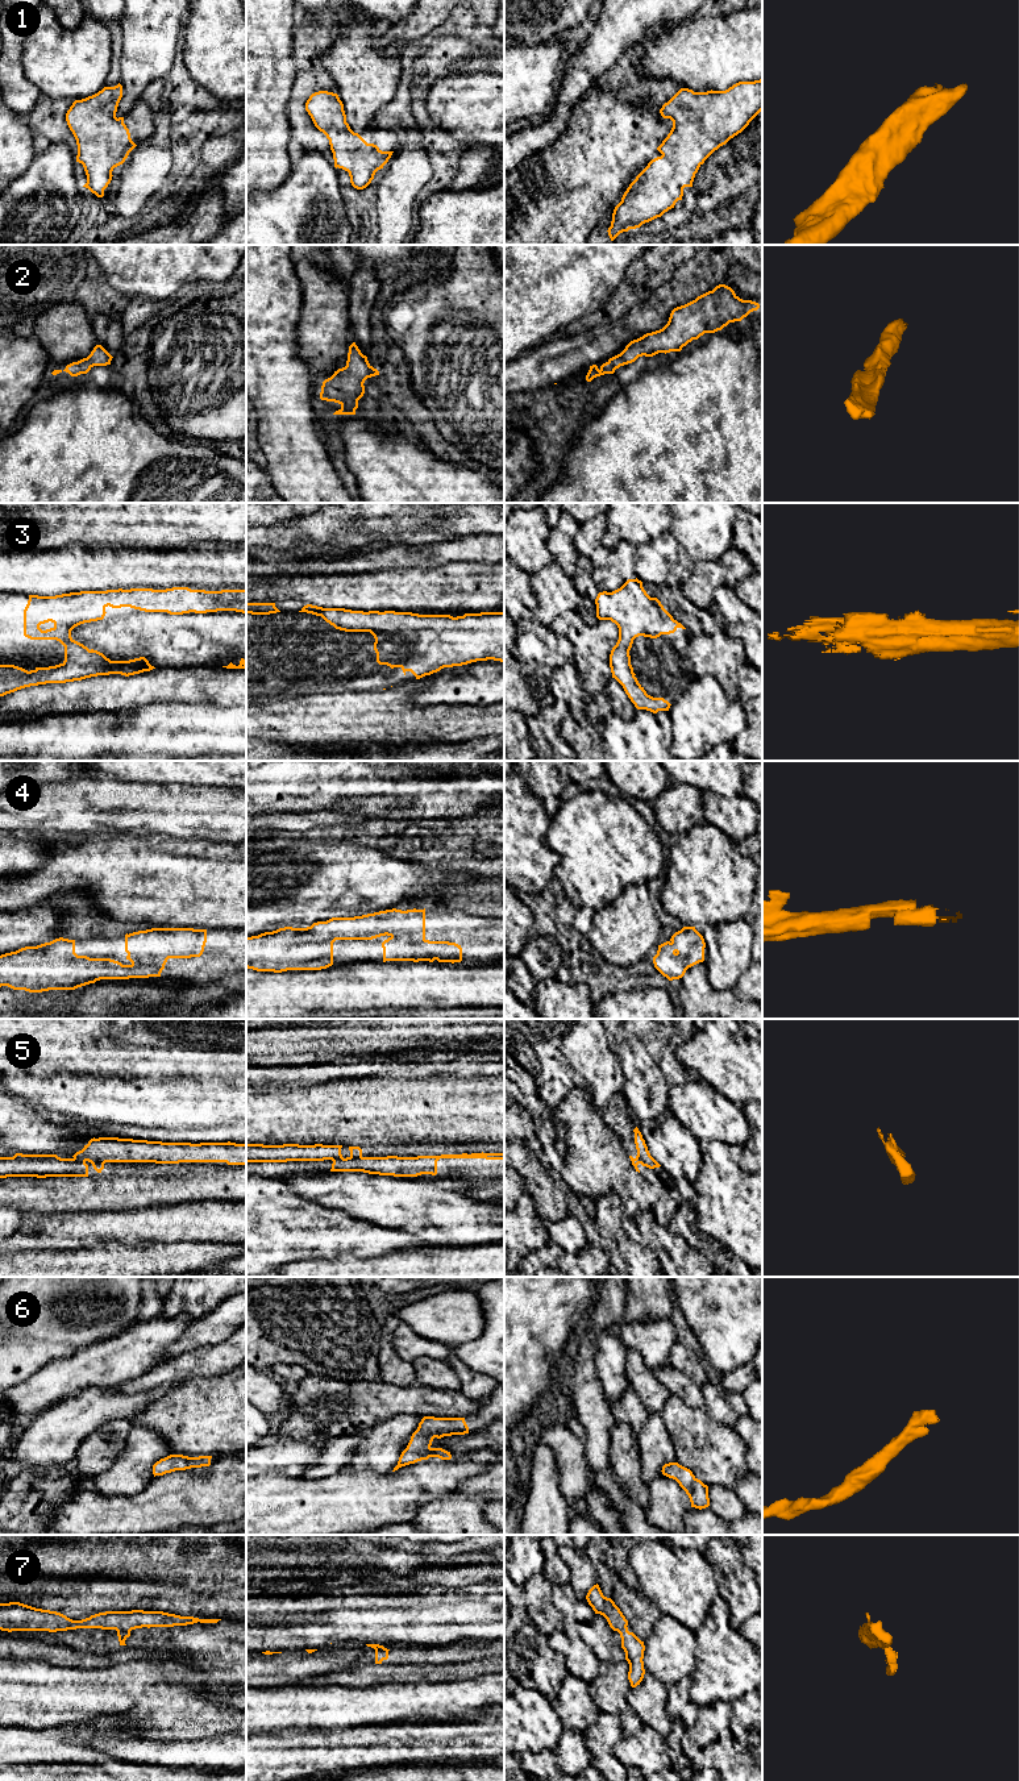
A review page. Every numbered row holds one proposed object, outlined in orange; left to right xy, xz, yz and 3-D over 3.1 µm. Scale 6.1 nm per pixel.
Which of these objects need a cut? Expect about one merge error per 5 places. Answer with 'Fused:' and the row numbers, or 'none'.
Fused: 7

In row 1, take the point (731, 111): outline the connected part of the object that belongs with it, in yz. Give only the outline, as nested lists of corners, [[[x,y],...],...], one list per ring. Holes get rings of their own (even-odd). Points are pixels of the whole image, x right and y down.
[[[762,78],[739,82],[725,91],[694,92],[681,88],[660,113],[673,121],[673,128],[657,150],[662,154],[652,159],[624,192],[612,213],[608,236],[614,241],[620,233],[640,228],[661,217],[682,200],[683,188],[692,187],[695,174],[704,161],[731,138],[741,133],[762,111]]]

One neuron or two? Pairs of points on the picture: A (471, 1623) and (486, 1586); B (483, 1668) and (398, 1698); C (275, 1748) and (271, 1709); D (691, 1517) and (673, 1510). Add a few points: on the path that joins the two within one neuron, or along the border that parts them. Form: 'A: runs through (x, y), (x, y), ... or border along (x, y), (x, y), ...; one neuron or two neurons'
A: border along (479, 1597), (469, 1597), (457, 1602); two neurons
B: border along (479, 1675), (471, 1678), (418, 1680); two neurons
C: border along (291, 1729), (260, 1734); two neurons
D: border along (690, 1506), (683, 1515), (683, 1521); two neurons

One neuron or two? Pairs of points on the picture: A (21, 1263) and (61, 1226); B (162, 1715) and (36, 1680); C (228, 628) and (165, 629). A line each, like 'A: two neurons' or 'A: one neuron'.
A: two neurons
B: one neuron
C: one neuron

